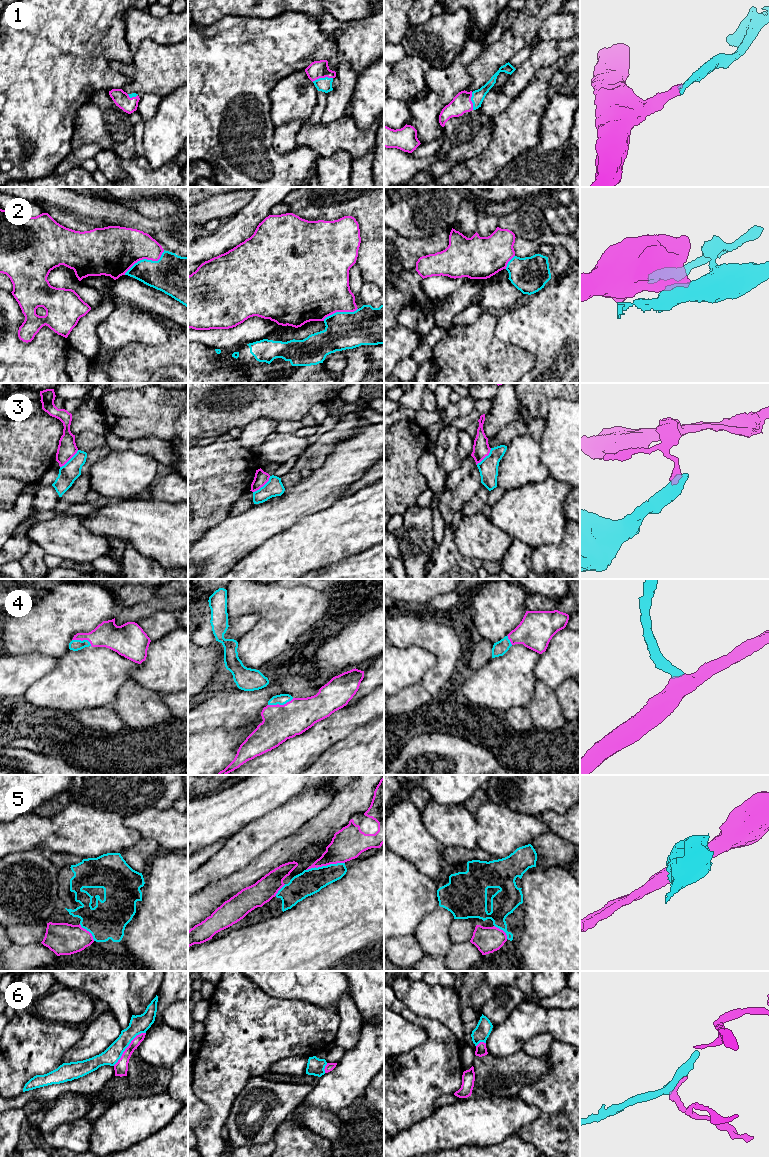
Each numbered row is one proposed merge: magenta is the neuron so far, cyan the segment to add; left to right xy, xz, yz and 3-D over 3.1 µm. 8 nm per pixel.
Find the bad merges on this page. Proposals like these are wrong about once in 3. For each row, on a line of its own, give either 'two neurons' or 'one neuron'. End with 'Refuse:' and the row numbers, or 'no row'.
1: one neuron
2: two neurons
3: two neurons
4: one neuron
5: two neurons
6: two neurons
Refuse: 2, 3, 5, 6

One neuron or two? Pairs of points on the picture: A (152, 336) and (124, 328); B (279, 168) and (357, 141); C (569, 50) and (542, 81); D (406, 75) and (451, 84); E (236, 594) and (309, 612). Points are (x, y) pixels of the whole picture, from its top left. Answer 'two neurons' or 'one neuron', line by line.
A: one neuron
B: two neurons
C: two neurons
D: two neurons
E: one neuron

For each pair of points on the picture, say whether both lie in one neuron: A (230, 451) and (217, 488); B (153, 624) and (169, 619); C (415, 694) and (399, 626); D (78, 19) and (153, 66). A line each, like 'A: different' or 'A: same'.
A: same
B: same
C: different
D: different

